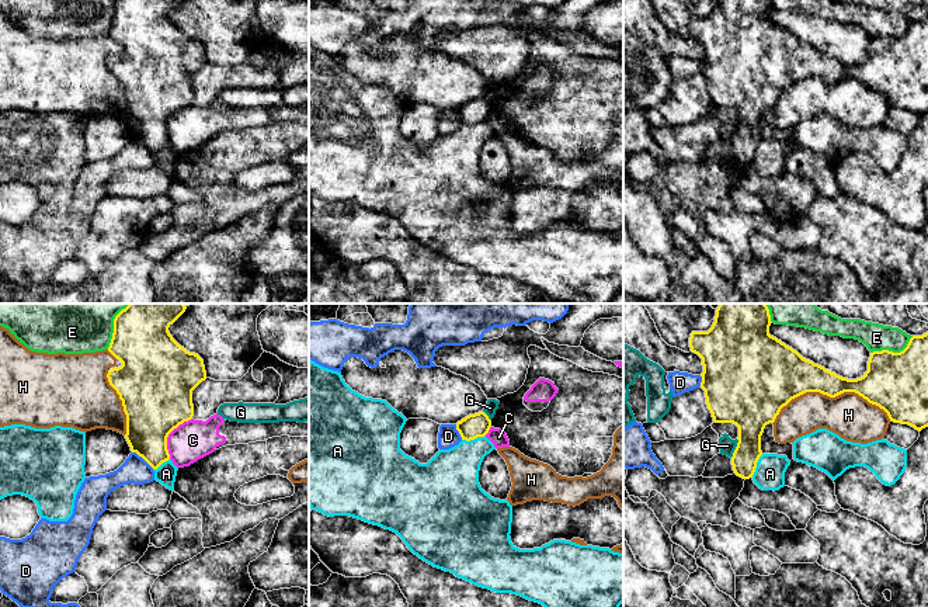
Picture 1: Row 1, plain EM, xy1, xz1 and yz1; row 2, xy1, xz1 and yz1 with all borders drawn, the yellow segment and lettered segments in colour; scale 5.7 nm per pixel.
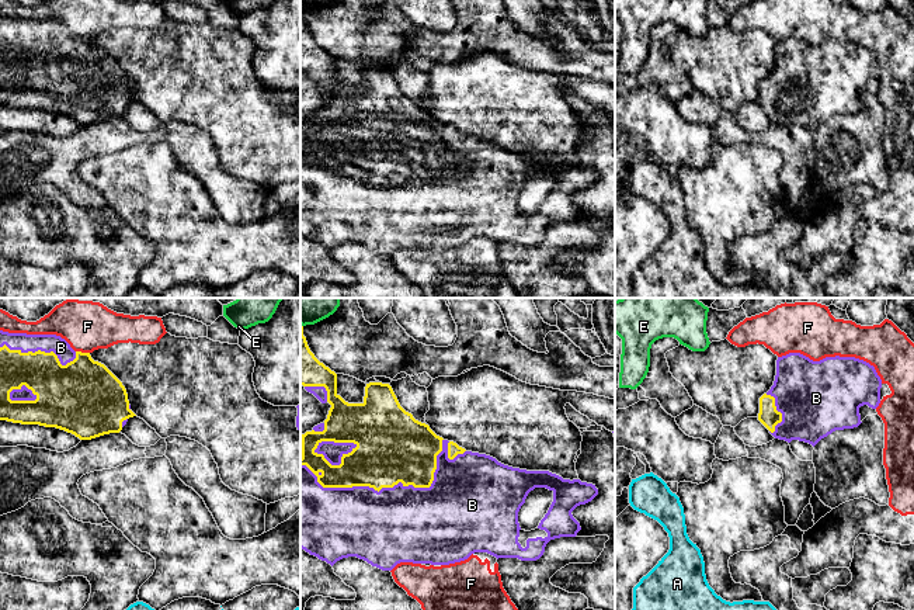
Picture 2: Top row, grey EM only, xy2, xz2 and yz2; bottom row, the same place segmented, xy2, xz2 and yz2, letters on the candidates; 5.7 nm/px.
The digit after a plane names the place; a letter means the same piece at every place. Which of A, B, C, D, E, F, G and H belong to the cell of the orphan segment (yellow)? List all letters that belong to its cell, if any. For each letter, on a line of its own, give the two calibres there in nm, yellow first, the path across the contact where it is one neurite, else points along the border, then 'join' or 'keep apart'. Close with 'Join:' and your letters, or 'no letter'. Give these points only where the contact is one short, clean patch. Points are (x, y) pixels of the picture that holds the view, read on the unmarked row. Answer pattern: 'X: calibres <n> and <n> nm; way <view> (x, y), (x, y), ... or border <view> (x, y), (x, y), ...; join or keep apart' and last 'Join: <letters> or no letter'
A: calibres 140 and 300 nm; border xz1 (485, 120), (462, 125); keep apart
B: calibres 400 and 440 nm; join
C: calibres 400 and 220 nm; border xy1 (191, 103), (180, 108), (169, 120), (169, 144); keep apart
D: calibres 280 and 160 nm; keep apart
E: calibres 360 and 160 nm; keep apart
F: calibres 420 and 220 nm; keep apart
G: calibres 260 and 90 nm; border yz1 (737, 124), (737, 131), (730, 142); keep apart
H: calibres 240 and 260 nm; keep apart
Join: B

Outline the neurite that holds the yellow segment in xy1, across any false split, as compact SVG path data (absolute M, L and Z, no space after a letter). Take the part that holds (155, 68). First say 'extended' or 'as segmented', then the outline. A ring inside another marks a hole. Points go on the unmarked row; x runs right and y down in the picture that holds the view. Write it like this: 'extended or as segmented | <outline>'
as segmented | M117 0L108 37L122 51L108 56L110 70L122 86L126 100L125 124L132 138L153 155L170 145L167 122L194 101L192 76L206 65L204 45L181 32L168 13L181 0Z

